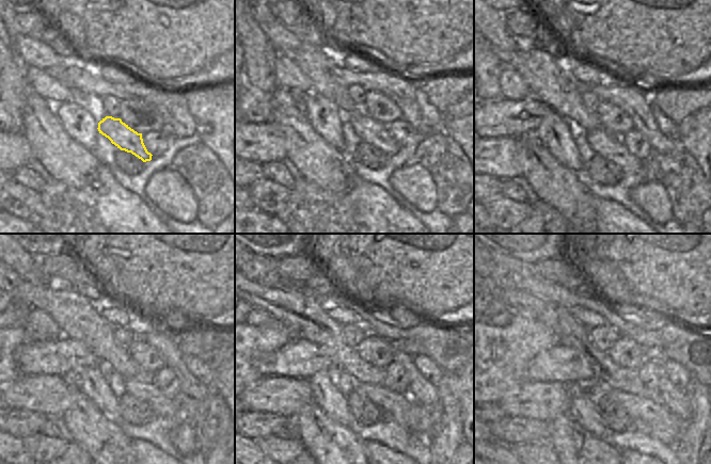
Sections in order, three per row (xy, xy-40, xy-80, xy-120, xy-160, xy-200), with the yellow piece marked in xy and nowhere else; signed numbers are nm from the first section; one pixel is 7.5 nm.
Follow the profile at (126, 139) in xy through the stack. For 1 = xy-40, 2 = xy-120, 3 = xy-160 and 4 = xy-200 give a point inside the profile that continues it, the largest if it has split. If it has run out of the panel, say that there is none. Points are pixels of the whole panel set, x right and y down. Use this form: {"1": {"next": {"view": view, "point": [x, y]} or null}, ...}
{"1": {"next": {"view": "xy-40", "point": [366, 132]}}, "2": {"next": {"view": "xy-120", "point": [161, 404]}}, "3": {"next": {"view": "xy-160", "point": [401, 409]}}, "4": {"next": {"view": "xy-200", "point": [656, 414]}}}

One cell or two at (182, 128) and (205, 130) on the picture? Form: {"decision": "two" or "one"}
{"decision": "two"}

